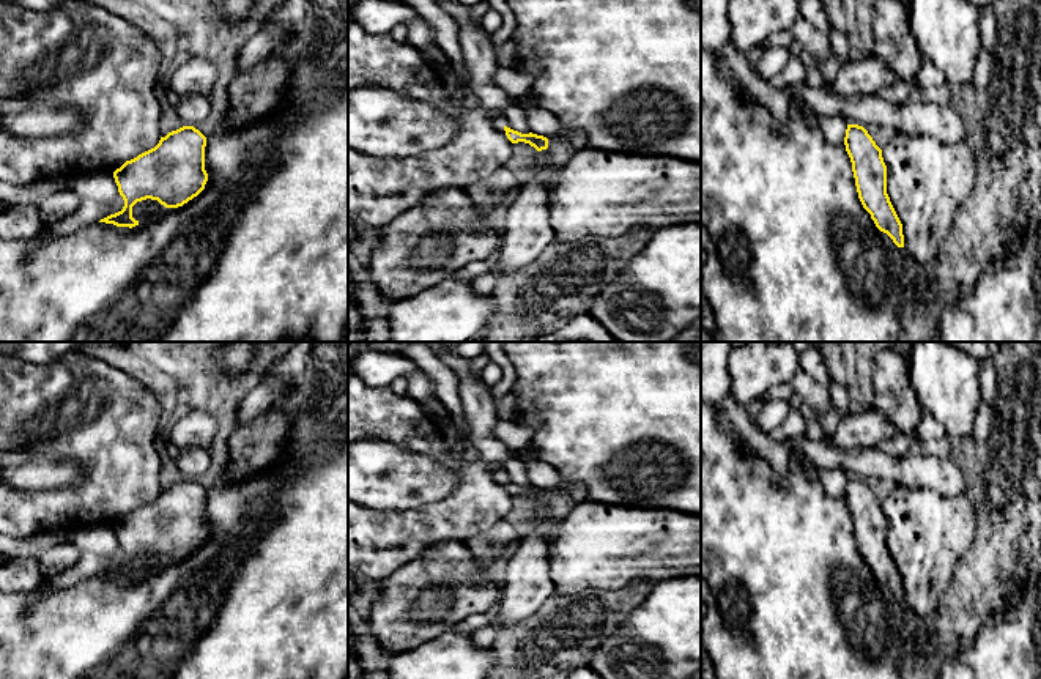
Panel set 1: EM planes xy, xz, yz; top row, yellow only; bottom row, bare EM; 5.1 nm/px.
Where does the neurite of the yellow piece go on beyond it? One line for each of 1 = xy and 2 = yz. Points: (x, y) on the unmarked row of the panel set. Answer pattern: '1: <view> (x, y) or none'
1: none
2: none

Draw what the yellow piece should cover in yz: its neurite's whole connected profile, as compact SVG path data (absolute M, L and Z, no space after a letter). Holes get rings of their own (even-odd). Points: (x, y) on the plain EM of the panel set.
M847 477L844 498L863 561L880 584L887 586L898 600L904 600L902 577L887 547L887 518L882 503L858 477Z

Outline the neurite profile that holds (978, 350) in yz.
M943 342L976 361L989 358L989 345L987 342Z

